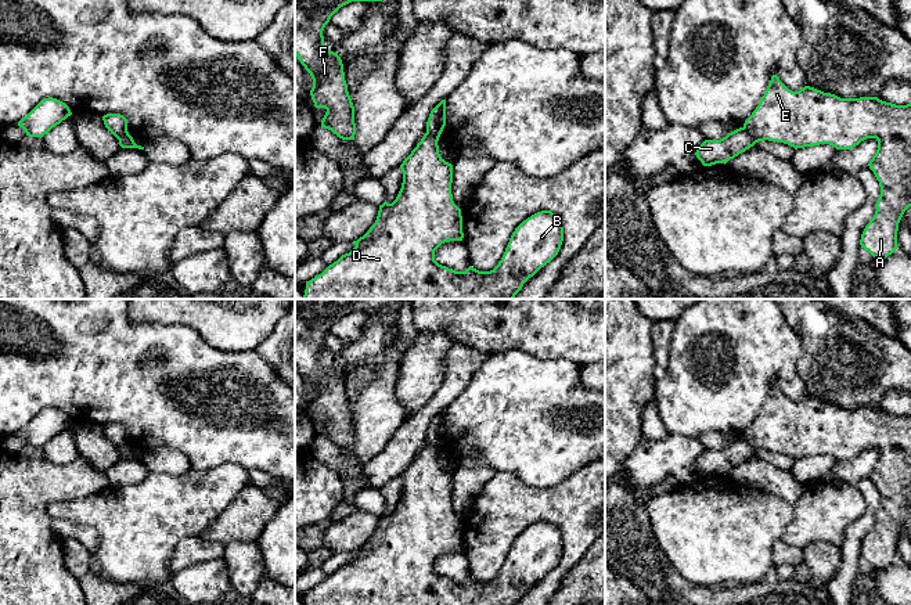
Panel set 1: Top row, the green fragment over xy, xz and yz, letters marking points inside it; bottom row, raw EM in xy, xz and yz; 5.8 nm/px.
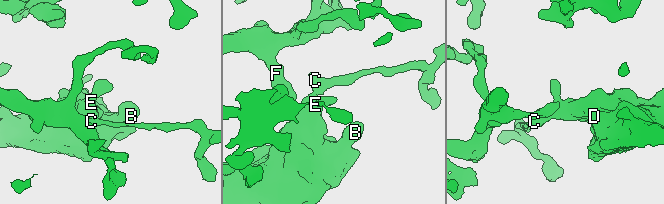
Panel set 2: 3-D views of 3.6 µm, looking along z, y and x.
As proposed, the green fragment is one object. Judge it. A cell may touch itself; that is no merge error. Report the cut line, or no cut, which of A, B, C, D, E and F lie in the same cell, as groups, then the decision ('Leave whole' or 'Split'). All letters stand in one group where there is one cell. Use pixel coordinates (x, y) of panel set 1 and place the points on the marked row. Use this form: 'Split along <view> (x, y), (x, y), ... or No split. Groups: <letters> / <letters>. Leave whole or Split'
Split along yz (742, 128), (756, 141). Groups: A B D E F / C. Split

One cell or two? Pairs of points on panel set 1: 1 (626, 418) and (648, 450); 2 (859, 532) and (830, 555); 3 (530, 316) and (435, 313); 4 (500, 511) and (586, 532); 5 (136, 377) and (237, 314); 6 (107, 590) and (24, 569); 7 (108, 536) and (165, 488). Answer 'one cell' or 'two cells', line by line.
1: two cells
2: two cells
3: one cell
4: one cell
5: two cells
6: two cells
7: one cell

